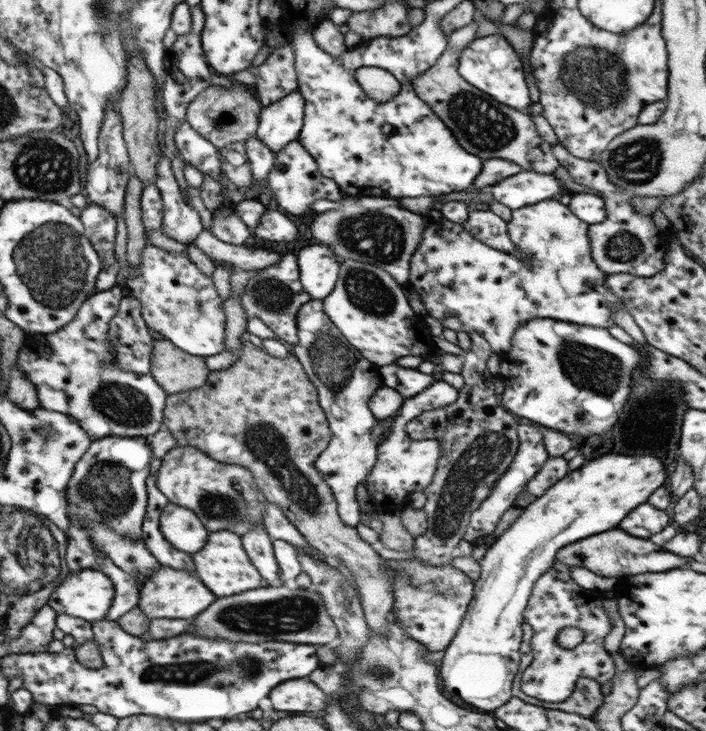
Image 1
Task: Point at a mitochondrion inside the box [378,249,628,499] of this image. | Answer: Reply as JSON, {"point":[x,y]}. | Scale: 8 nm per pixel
{"point":[582,414]}

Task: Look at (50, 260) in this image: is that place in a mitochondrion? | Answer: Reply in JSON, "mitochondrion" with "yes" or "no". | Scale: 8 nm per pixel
{"mitochondrion":"yes"}

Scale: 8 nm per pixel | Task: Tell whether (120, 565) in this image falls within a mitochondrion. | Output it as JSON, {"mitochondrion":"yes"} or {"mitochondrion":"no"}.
{"mitochondrion":"no"}

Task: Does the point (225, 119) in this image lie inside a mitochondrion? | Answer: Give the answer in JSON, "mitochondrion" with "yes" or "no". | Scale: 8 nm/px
{"mitochondrion":"no"}

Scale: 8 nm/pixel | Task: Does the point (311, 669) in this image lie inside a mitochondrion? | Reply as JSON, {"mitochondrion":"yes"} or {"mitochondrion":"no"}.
{"mitochondrion":"no"}

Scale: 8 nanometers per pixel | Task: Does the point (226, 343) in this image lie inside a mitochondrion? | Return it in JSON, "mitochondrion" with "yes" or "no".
{"mitochondrion":"no"}

